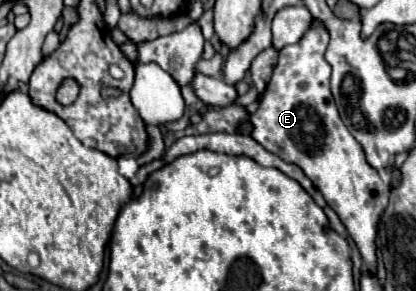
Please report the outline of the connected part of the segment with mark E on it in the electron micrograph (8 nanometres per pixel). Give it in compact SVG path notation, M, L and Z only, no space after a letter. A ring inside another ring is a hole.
M313 20L311 28L297 44L279 50L277 66L273 68L273 76L265 88L267 96L263 94L257 112L251 116L251 136L263 148L277 154L285 162L295 162L301 166L301 170L323 194L327 204L339 214L349 236L355 240L367 268L375 272L377 222L381 212L387 208L391 188L379 178L377 170L371 170L371 166L367 166L359 142L351 138L351 132L339 118L329 88L331 66L323 58L327 44L327 28L319 20Z

